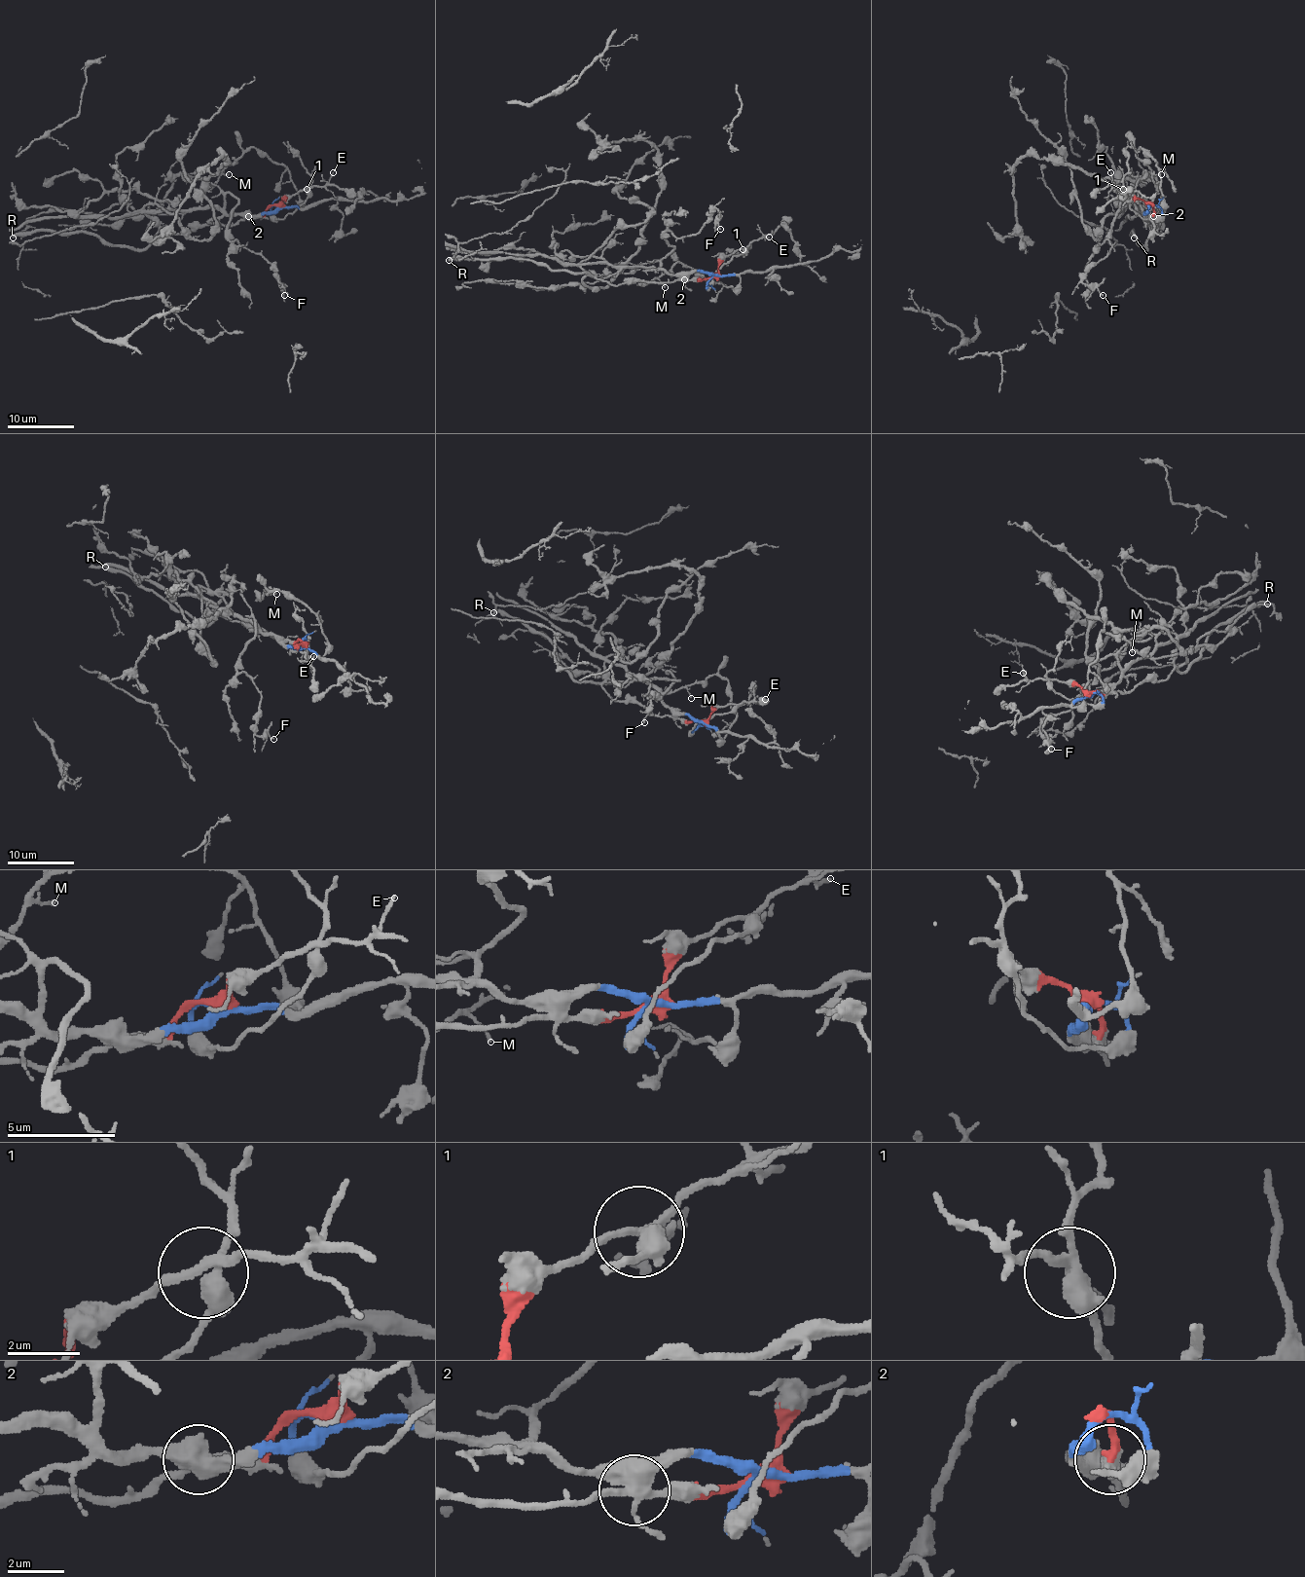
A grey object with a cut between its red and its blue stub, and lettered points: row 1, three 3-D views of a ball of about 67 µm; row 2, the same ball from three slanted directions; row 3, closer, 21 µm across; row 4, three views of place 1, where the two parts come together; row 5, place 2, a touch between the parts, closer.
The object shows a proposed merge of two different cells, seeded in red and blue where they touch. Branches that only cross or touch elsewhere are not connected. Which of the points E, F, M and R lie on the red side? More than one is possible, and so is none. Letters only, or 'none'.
E, R

